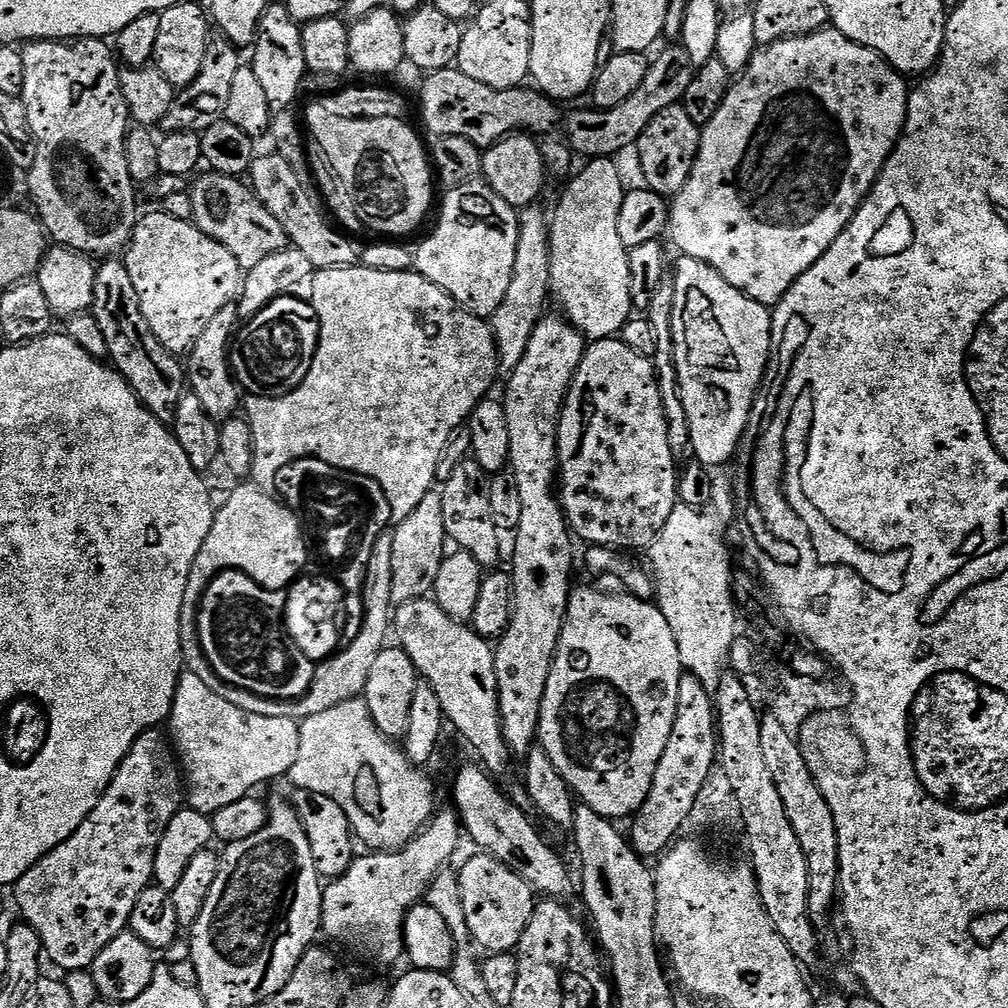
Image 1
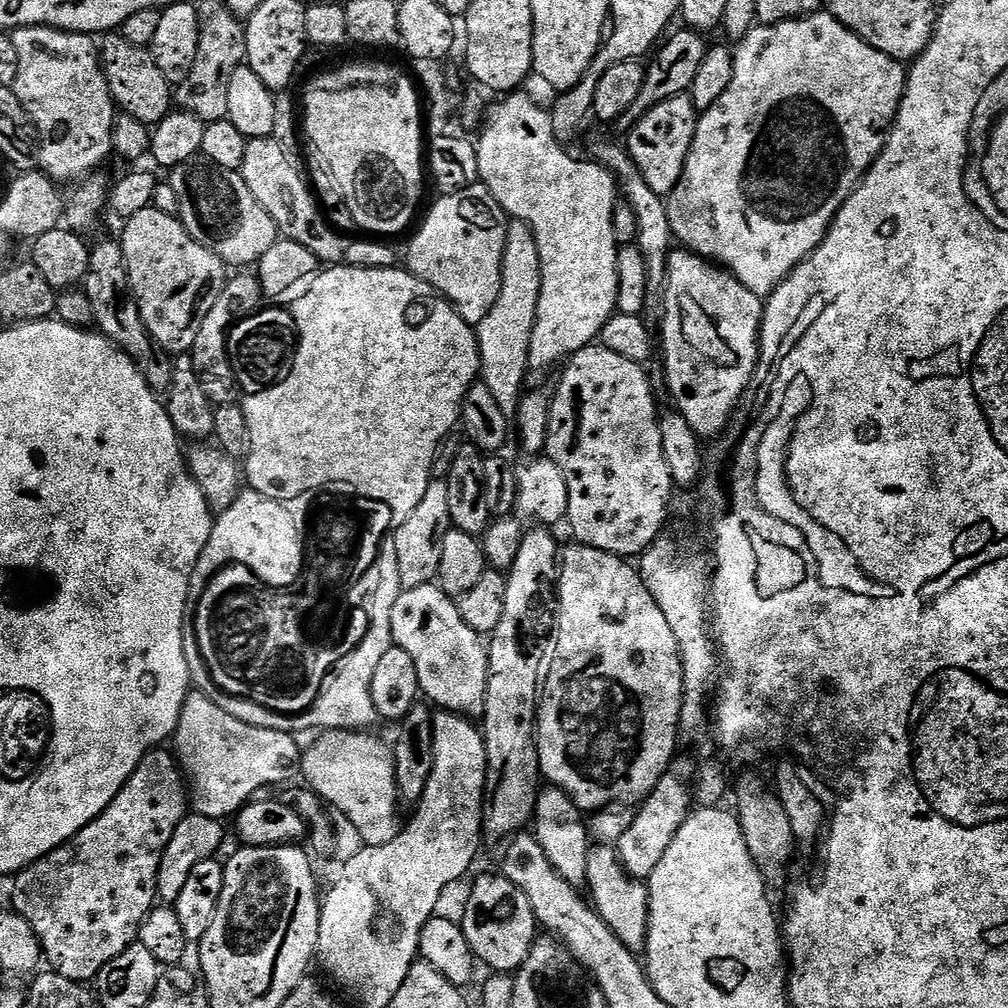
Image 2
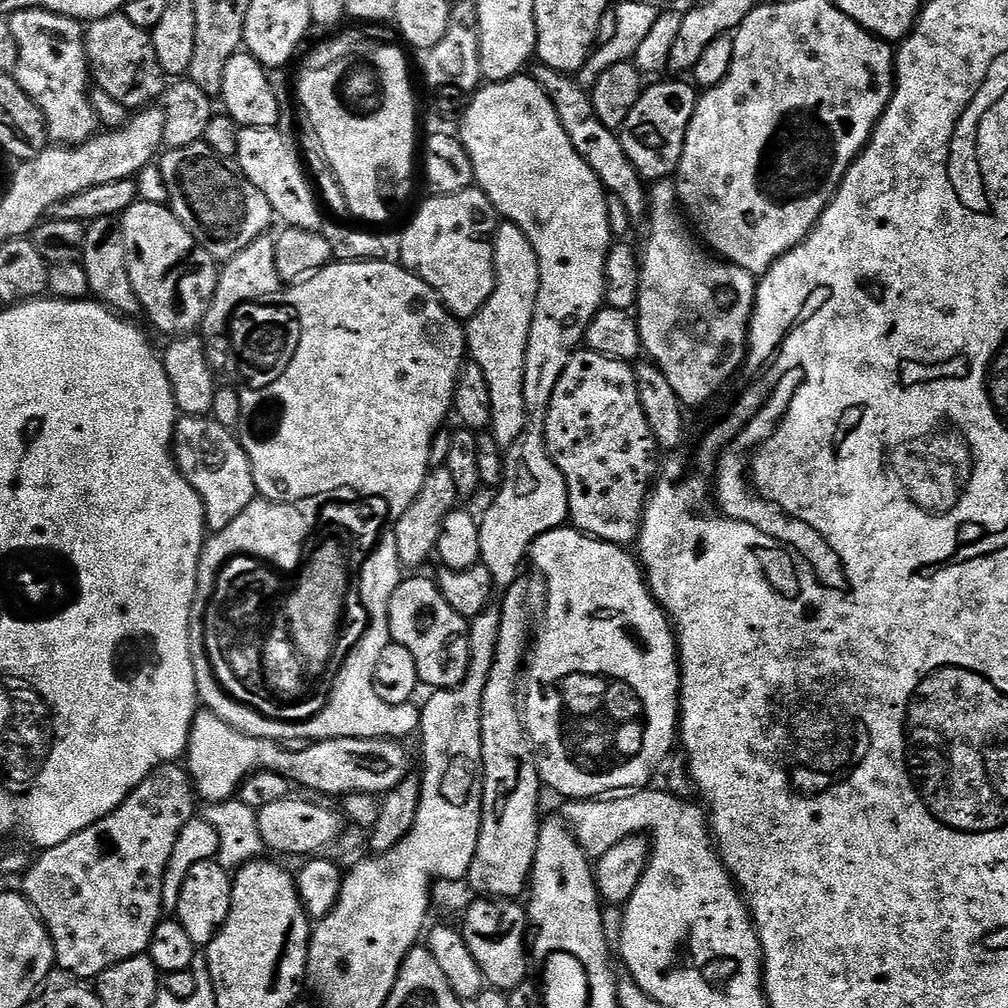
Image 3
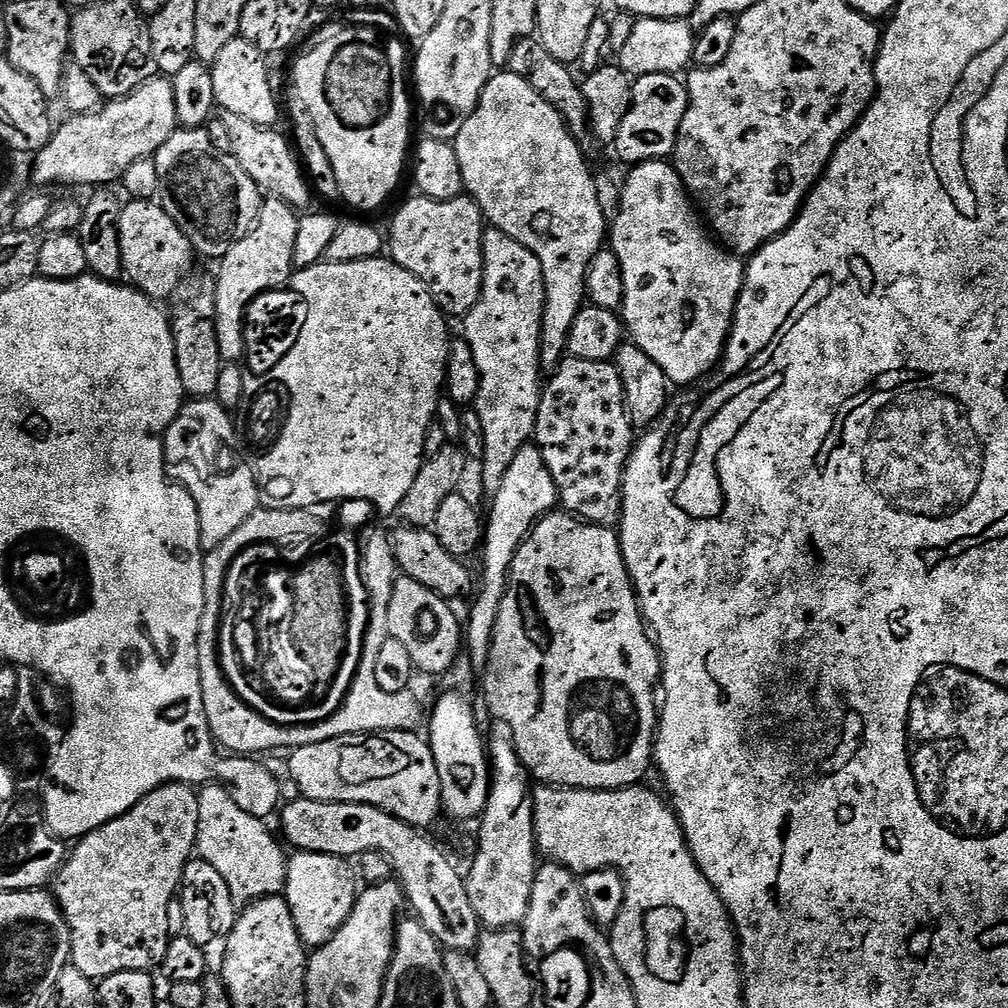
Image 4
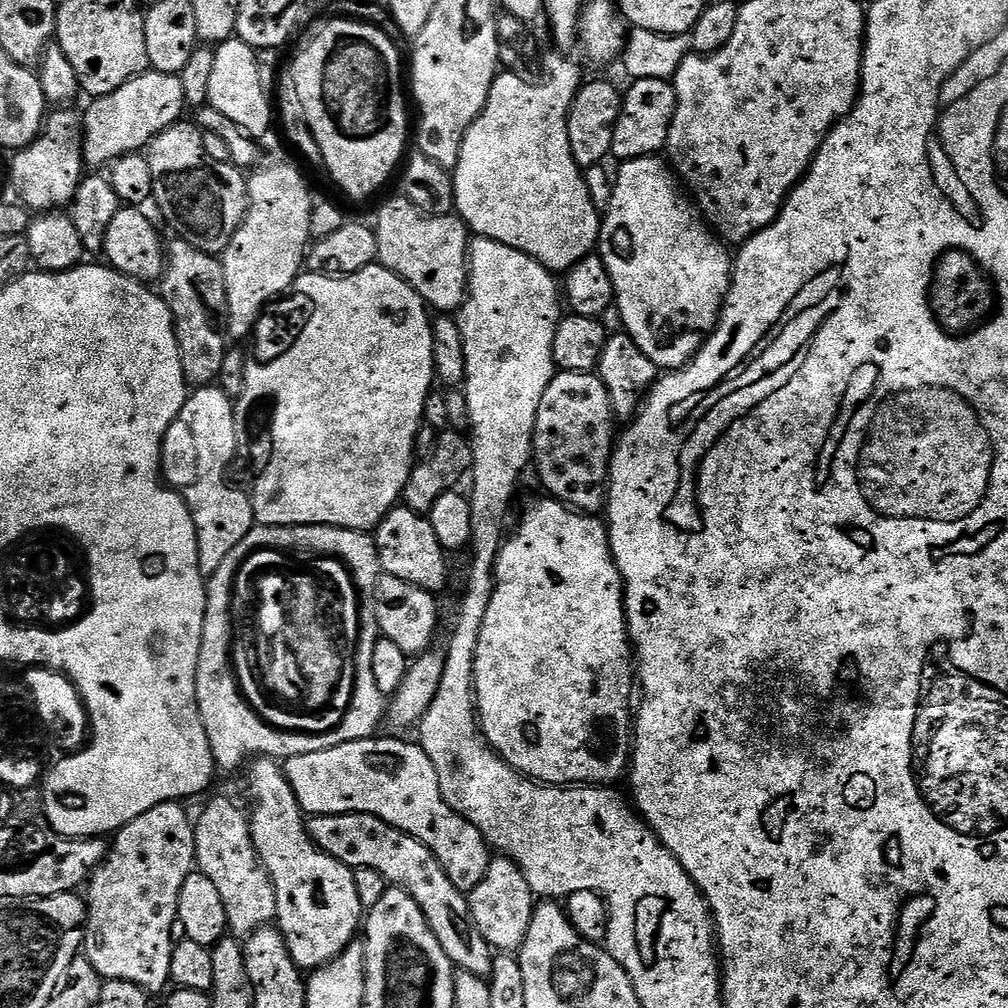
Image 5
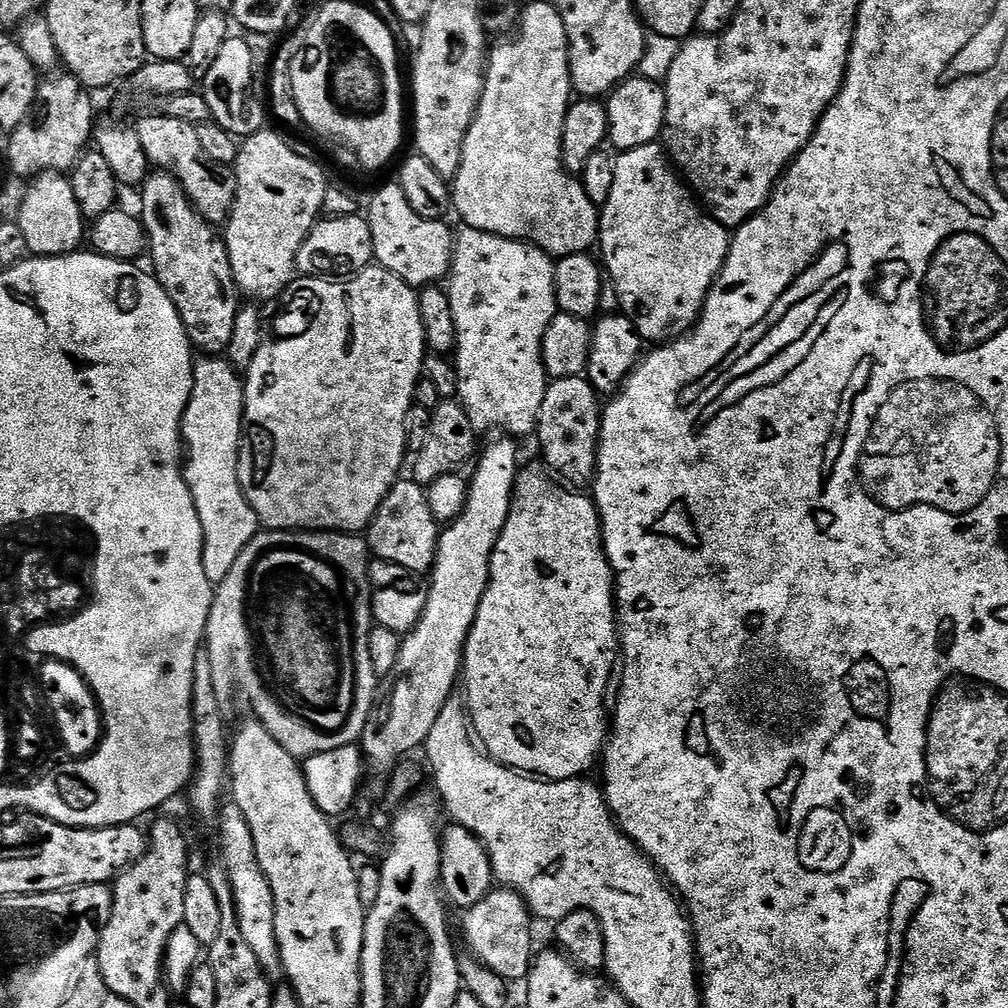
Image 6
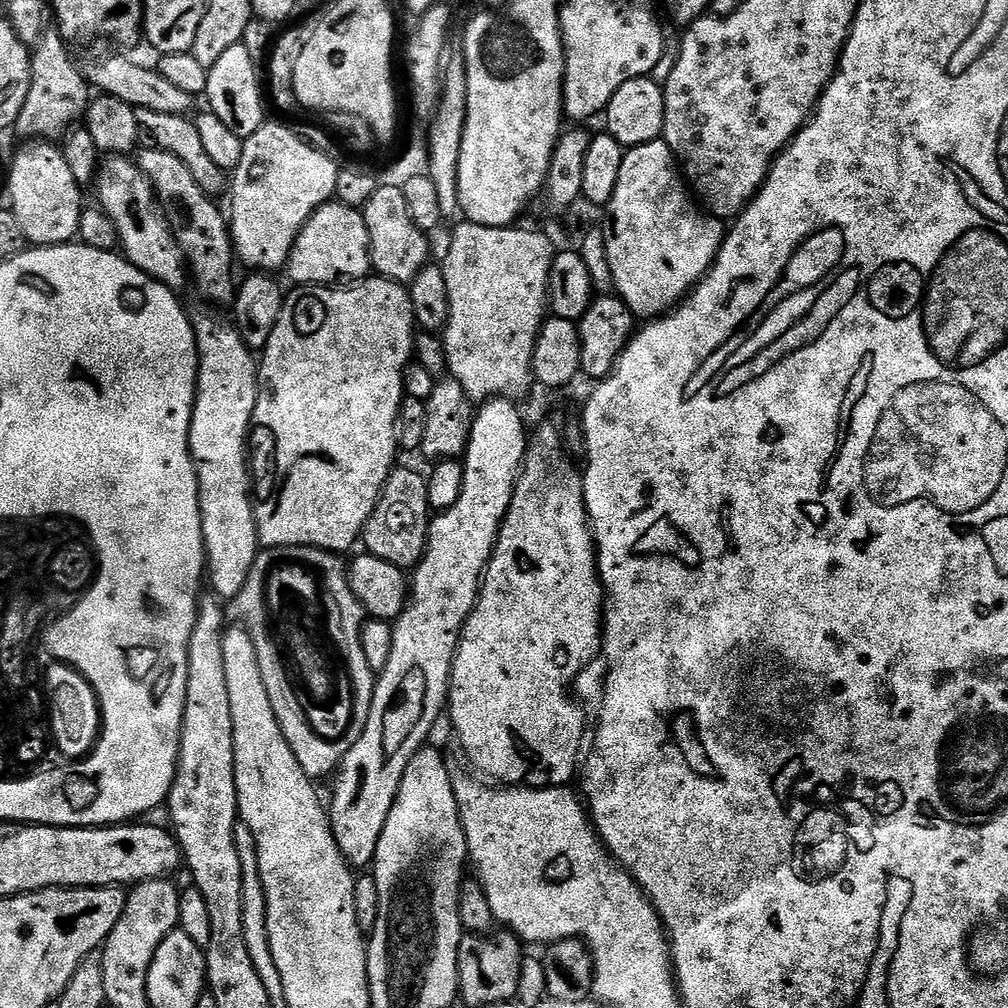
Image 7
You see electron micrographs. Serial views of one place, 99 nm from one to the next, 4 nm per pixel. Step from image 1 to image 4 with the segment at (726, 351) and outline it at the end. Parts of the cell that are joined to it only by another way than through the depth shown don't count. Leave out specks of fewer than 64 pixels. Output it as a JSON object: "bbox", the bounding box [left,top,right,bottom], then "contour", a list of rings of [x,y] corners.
{"bbox":[610,159,746,386],"contour":[[[667,159],[647,160],[629,172],[632,173],[622,180],[619,189],[620,209],[610,220],[610,247],[618,254],[624,278],[624,327],[631,343],[646,350],[646,354],[662,366],[673,385],[692,386],[705,379],[724,358],[732,324],[736,321],[746,264],[735,252],[717,243],[709,229],[702,226],[688,189]]]}

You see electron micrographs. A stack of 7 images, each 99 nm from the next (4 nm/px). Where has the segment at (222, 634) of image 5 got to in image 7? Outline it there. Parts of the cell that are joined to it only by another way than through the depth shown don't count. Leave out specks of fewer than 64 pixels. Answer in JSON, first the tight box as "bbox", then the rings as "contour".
{"bbox":[230,548,377,778],"contour":[[[264,548],[257,551],[254,566],[250,566],[246,584],[230,600],[231,619],[233,616],[236,619],[233,621],[247,630],[254,644],[254,650],[257,651],[258,670],[262,670],[262,683],[266,686],[270,706],[274,708],[274,718],[278,726],[282,728],[286,742],[296,744],[294,758],[298,758],[302,770],[313,778],[331,777],[340,767],[340,762],[350,750],[350,746],[354,746],[354,742],[362,738],[362,730],[366,730],[366,718],[370,714],[370,702],[376,689],[377,678],[377,673],[372,672],[366,662],[366,654],[362,654],[360,631],[356,629],[356,624],[352,624],[352,600],[356,595],[348,581],[345,561],[340,558],[324,560],[324,572],[328,572],[328,592],[332,592],[332,600],[328,600],[328,608],[332,608],[332,616],[344,616],[344,632],[340,632],[336,640],[340,640],[340,648],[344,648],[345,653],[352,652],[352,677],[356,680],[356,728],[352,728],[352,732],[348,732],[348,740],[340,740],[340,744],[320,744],[320,740],[316,740],[316,736],[312,736],[312,732],[304,728],[304,716],[300,716],[300,708],[296,708],[296,700],[292,700],[292,688],[288,688],[288,680],[284,680],[284,668],[280,668],[280,664],[276,664],[276,656],[272,656],[272,641],[268,629],[270,619],[267,594],[268,577],[271,569],[278,564],[287,564],[291,561],[294,564],[306,565],[309,560],[312,560],[312,556],[320,556],[321,552],[323,552],[321,548]]]}

